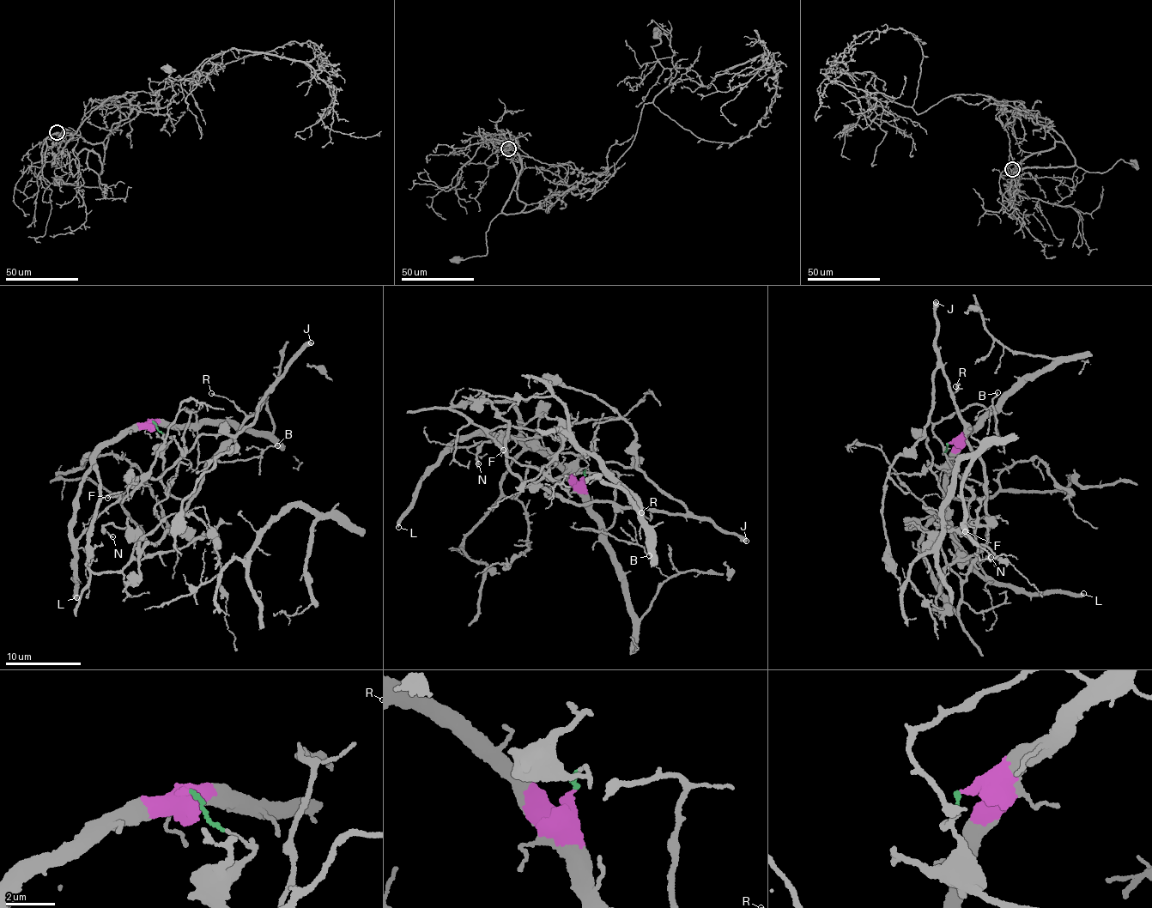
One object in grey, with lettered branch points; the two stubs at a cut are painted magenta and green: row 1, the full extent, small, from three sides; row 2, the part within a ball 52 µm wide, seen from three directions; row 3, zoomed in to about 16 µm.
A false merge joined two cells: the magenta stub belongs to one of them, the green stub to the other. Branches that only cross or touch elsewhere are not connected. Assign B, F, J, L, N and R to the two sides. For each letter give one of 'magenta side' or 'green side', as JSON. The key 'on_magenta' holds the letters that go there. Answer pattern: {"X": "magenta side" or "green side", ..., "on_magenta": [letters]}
{"B": "magenta side", "F": "magenta side", "J": "green side", "L": "magenta side", "N": "green side", "R": "green side", "on_magenta": ["B", "F", "L"]}

